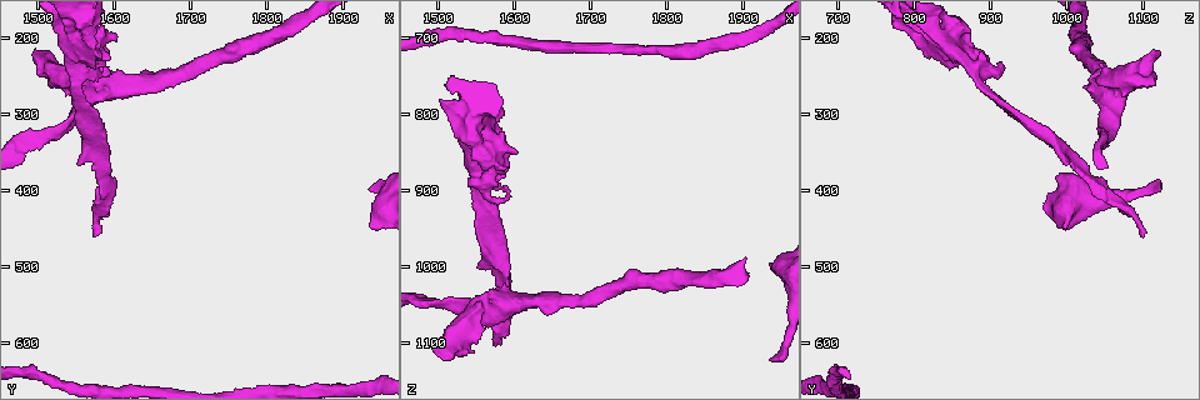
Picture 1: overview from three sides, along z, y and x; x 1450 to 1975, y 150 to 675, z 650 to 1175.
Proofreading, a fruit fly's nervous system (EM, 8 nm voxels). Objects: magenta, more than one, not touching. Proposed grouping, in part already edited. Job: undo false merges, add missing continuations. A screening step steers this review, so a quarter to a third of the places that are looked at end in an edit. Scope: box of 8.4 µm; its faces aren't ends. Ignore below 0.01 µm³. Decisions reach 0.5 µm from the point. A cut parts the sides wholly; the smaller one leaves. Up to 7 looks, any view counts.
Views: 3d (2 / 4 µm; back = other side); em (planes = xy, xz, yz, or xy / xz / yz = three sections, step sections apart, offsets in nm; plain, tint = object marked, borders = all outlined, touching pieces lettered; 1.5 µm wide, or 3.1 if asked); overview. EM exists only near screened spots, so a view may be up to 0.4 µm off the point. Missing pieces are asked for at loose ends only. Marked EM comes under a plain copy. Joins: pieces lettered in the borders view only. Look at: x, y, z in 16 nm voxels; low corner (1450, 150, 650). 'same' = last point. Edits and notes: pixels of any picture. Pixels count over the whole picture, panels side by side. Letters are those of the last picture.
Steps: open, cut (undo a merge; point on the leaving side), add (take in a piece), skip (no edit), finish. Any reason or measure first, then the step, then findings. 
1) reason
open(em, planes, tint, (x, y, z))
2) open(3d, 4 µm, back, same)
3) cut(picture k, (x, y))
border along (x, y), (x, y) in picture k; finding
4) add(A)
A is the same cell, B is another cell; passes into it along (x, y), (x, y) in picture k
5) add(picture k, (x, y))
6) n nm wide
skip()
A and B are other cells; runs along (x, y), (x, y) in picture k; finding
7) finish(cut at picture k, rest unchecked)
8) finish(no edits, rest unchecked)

closes a loop
open(em, xz, step 4, tint, (1565, 335, 980))

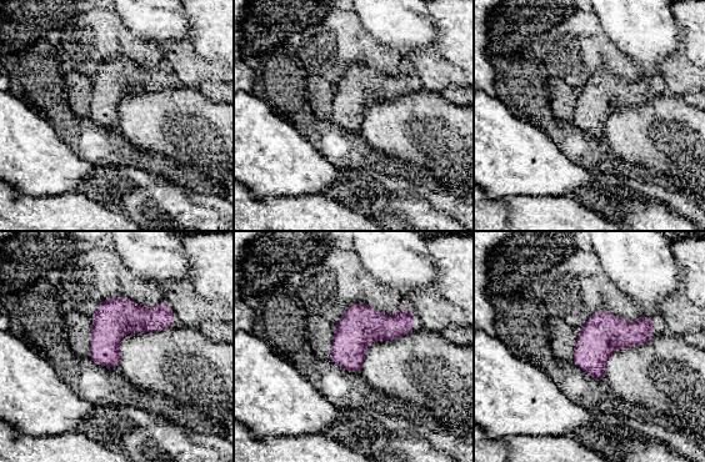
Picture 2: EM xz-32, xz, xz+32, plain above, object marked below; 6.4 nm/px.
open(em, planes, borders, same)

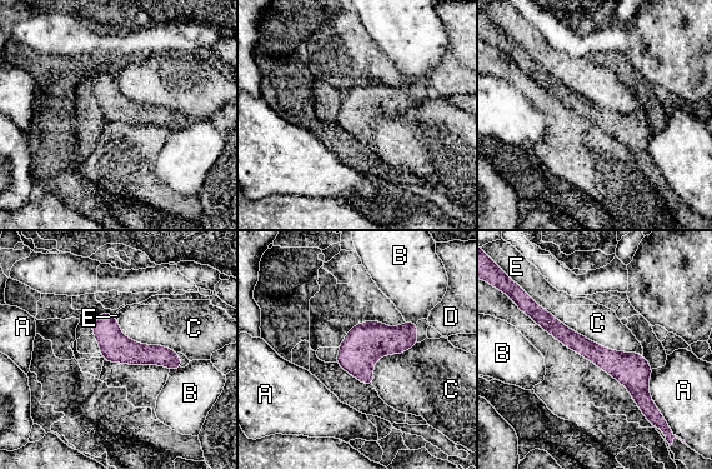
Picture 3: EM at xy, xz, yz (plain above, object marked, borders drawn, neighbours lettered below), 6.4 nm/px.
120 nm wide
skip()
A, B, C, D and E are other cells; runs along (537, 313), (612, 362), (647, 399) in picture 3; all the same neuron

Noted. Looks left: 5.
sudden change in width
open(em, planes, borders, (1505, 230, 1105))

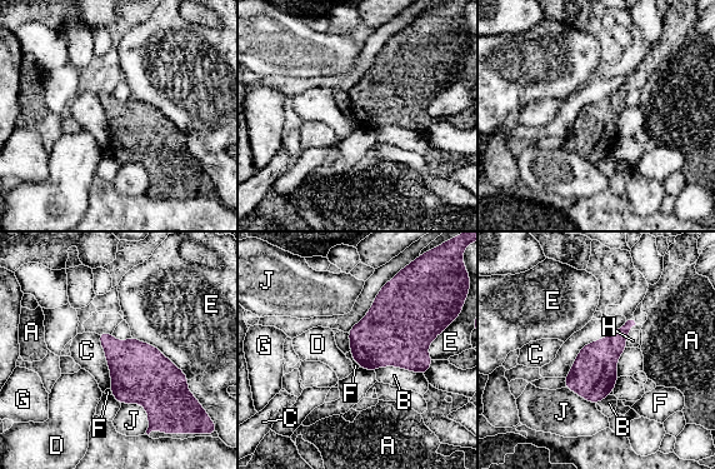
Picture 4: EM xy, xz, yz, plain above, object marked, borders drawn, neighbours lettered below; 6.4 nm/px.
300 nm wide
skip()
A, B, C, D, E, F, G, H and J are other cells; border along (131, 335), (173, 362), (198, 400) in picture 4; continuous, no second neuron

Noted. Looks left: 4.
free end
open(em, planes, borders, (1575, 465, 1100))

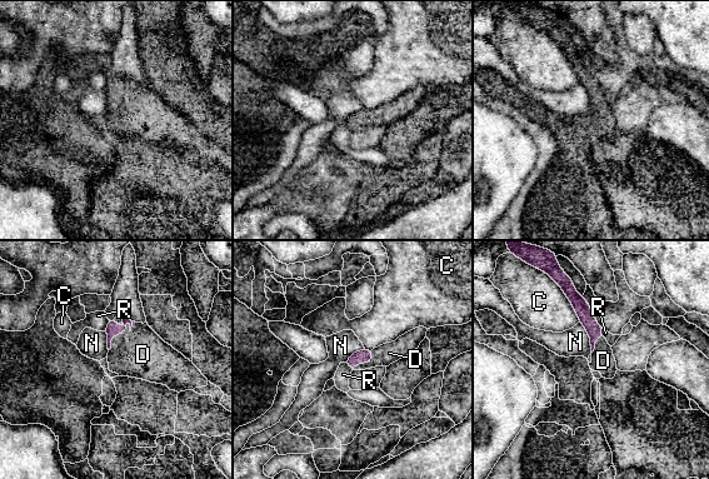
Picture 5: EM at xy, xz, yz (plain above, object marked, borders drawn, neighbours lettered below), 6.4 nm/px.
C touches over 300 nm
add(D)
D is the same cell, C, N and R are other cells; passes into it along (111, 329), (119, 332), (143, 354) in picture 5; the neuron continues

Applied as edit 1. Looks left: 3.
finish(add at picture 5, rest unchecked)

